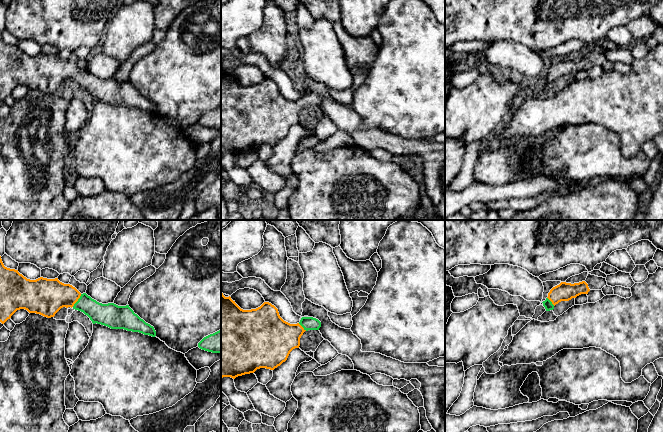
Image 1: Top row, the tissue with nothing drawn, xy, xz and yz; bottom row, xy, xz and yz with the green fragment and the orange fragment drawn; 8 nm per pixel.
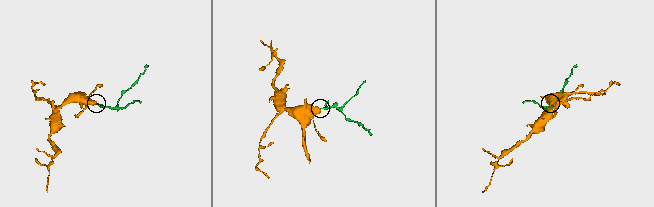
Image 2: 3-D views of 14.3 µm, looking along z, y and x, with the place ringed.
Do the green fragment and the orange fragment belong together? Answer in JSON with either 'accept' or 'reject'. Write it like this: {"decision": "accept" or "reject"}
{"decision": "accept"}

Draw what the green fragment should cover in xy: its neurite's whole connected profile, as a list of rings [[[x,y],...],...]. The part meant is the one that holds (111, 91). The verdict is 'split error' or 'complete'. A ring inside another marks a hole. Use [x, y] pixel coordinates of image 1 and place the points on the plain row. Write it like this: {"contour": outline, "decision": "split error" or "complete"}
{"contour": [[[0,32],[0,98],[2,100],[20,85],[51,94],[63,83],[71,83],[83,88],[93,100],[156,112],[154,103],[135,90],[129,81],[99,79],[86,69],[81,70],[72,61],[60,58],[58,54],[27,55],[18,46],[5,43]]], "decision": "split error"}

